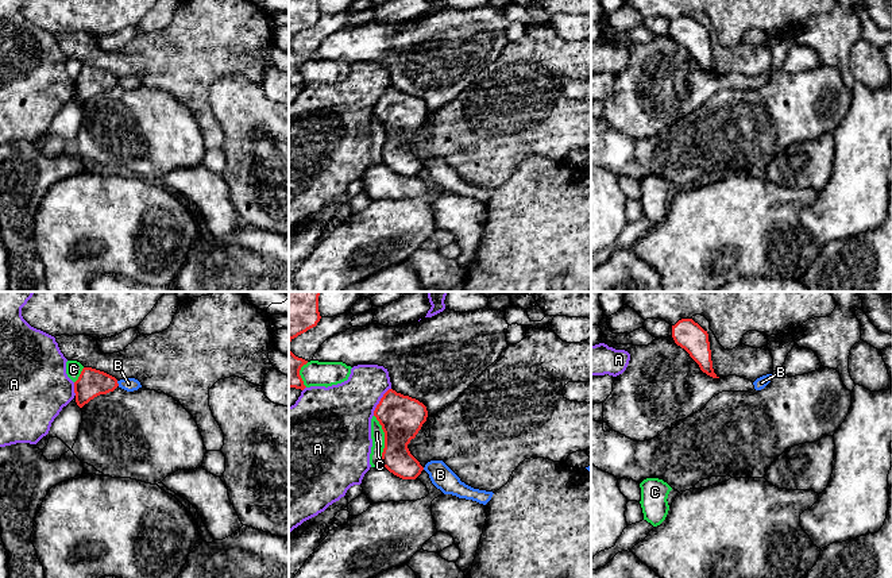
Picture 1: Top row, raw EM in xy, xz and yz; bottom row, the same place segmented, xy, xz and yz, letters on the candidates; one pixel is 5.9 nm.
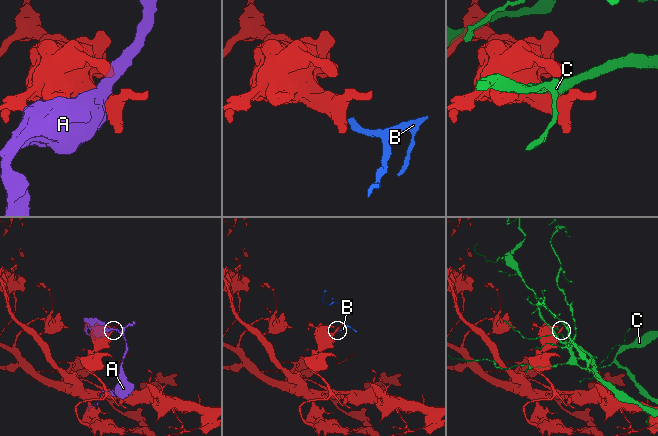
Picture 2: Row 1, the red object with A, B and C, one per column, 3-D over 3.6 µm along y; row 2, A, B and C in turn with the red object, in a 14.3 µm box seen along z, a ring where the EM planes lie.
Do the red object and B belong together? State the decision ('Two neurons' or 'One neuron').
Two neurons

